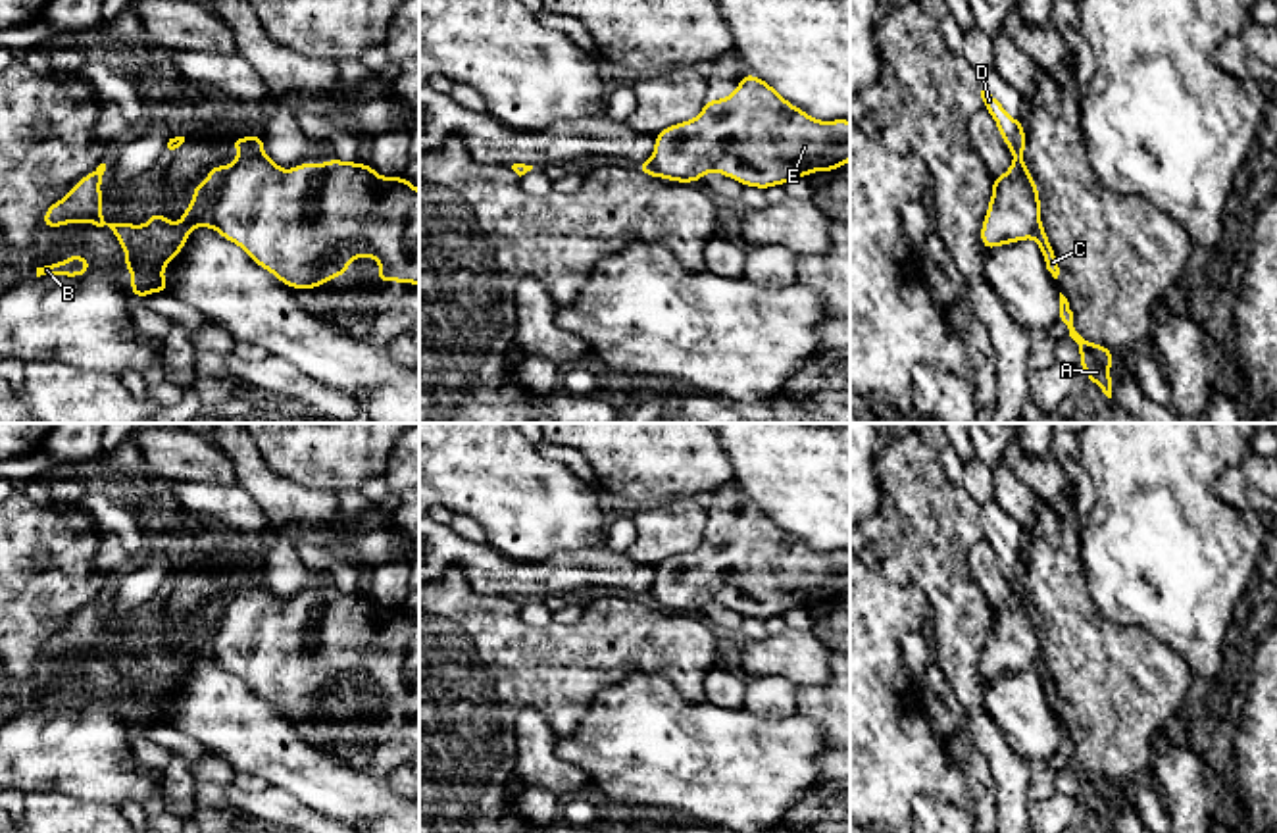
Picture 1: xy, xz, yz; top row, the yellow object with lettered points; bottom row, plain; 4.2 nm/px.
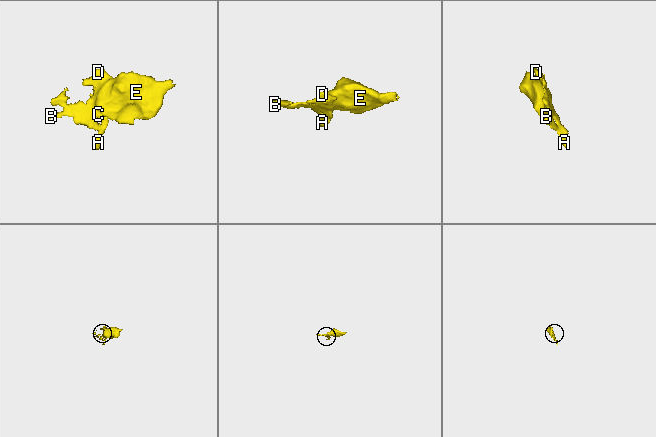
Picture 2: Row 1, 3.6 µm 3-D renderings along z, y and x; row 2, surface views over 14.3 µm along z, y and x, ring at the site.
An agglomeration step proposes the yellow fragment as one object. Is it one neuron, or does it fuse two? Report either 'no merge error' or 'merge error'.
no merge error

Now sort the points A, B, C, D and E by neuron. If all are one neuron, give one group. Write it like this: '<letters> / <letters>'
A B C D E

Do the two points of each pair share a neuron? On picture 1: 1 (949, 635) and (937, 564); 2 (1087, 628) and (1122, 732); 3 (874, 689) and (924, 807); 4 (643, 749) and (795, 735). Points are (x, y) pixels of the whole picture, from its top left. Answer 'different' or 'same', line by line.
1: same
2: same
3: different
4: same

